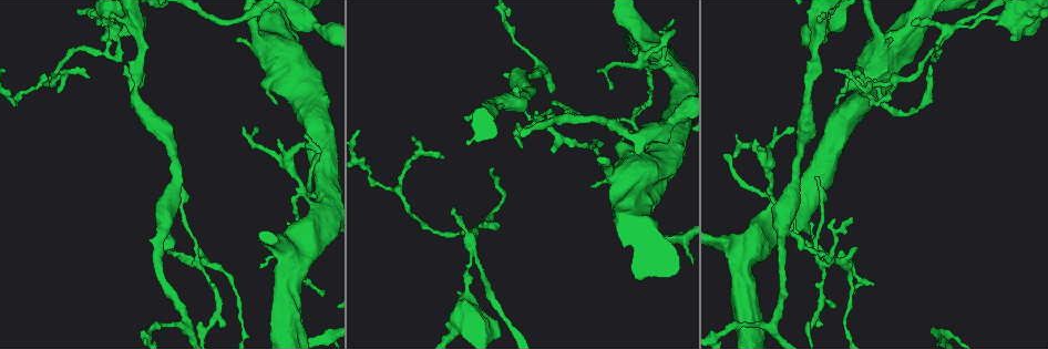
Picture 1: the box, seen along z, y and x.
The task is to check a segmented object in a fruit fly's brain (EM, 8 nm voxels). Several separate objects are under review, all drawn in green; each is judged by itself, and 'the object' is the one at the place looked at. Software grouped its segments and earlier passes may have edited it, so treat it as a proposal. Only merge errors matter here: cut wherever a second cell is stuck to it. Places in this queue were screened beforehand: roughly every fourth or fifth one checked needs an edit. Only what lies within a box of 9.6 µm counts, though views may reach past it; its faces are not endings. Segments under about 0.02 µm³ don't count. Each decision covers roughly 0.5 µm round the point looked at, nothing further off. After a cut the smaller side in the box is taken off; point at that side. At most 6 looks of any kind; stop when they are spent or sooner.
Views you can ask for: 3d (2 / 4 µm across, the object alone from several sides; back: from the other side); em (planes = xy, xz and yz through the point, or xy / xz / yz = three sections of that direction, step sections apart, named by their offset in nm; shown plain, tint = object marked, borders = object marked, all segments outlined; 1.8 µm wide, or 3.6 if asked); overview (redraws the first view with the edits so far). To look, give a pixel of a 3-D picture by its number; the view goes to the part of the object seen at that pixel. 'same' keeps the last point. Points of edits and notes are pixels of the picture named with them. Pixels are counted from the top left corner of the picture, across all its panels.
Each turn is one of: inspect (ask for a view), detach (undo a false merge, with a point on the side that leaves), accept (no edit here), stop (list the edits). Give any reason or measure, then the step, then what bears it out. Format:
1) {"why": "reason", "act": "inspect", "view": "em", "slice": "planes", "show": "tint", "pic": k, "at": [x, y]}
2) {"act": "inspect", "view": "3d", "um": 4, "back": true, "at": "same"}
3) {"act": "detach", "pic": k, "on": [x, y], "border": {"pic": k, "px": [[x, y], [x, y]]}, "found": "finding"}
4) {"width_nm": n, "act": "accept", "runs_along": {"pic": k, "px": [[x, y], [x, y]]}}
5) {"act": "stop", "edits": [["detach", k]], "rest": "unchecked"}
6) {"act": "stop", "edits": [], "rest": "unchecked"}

{"why": "calibre changes", "act": "inspect", "view": "3d", "um": 4, "pic": 1, "at": [472, 264]}

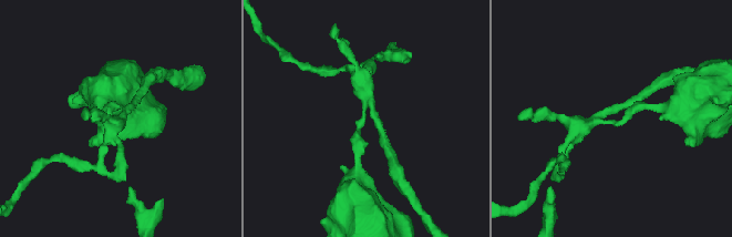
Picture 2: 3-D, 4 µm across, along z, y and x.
{"arms": 3, "why": "now the EM", "act": "inspect", "view": "em", "slice": "planes", "show": "tint", "pic": 2, "at": [363, 118]}

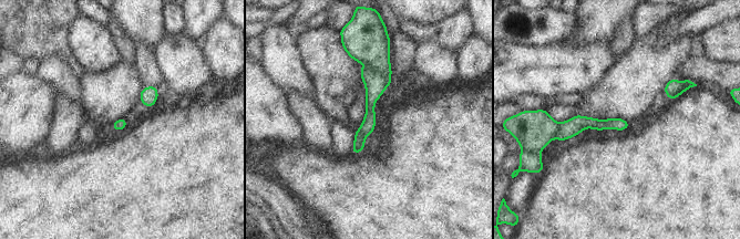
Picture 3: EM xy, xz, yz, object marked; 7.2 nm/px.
{"act": "detach", "pic": 3, "on": [369, 43], "found": "two cells meet here"}

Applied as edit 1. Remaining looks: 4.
{"why": "two arms in line, one across", "act": "inspect", "view": "3d", "um": 4, "pic": 1, "at": [769, 191]}

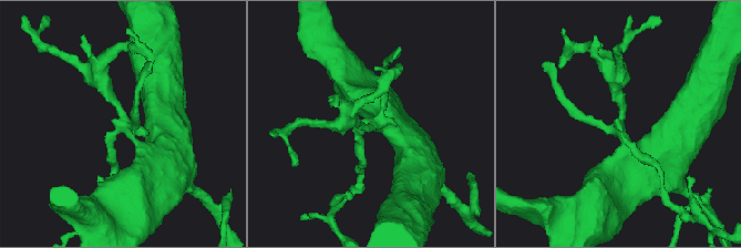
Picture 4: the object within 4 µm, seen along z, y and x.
{"why": "need the tissue", "act": "inspect", "view": "em", "slice": "xz", "step": 4, "show": "tint", "pic": 4, "at": [619, 121]}

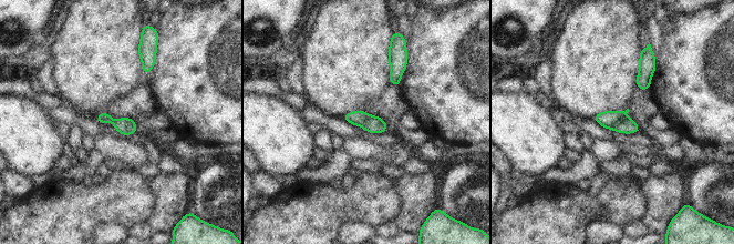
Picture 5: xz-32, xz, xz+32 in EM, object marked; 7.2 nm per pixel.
{"why": "another direction", "act": "inspect", "view": "em", "slice": "planes", "show": "tint", "at": "same"}

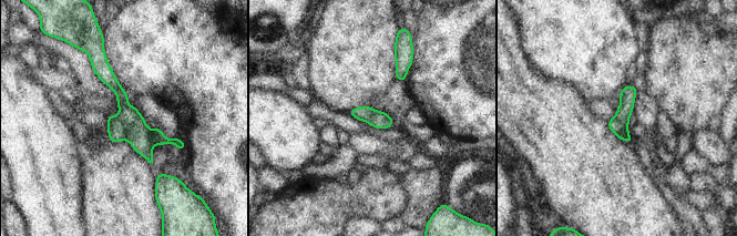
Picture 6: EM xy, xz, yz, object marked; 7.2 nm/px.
{"act": "detach", "pic": 6, "on": [116, 130], "found": "a second cell is stuck on"}

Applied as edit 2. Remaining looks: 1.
{"act": "stop", "edits": [["detach", 3], ["detach", 6]], "rest": "unchecked"}

